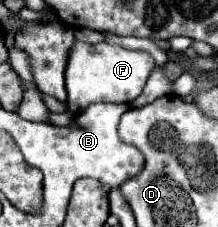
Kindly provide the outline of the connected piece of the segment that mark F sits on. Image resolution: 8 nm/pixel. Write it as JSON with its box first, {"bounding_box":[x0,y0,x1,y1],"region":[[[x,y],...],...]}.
{"bounding_box":[65,41,155,113],"region":[[[77,41],[69,55],[69,63],[65,71],[69,111],[79,113],[83,107],[97,101],[131,103],[135,97],[141,95],[153,69],[155,69],[155,61],[147,51],[133,51],[109,43],[89,45]]]}

